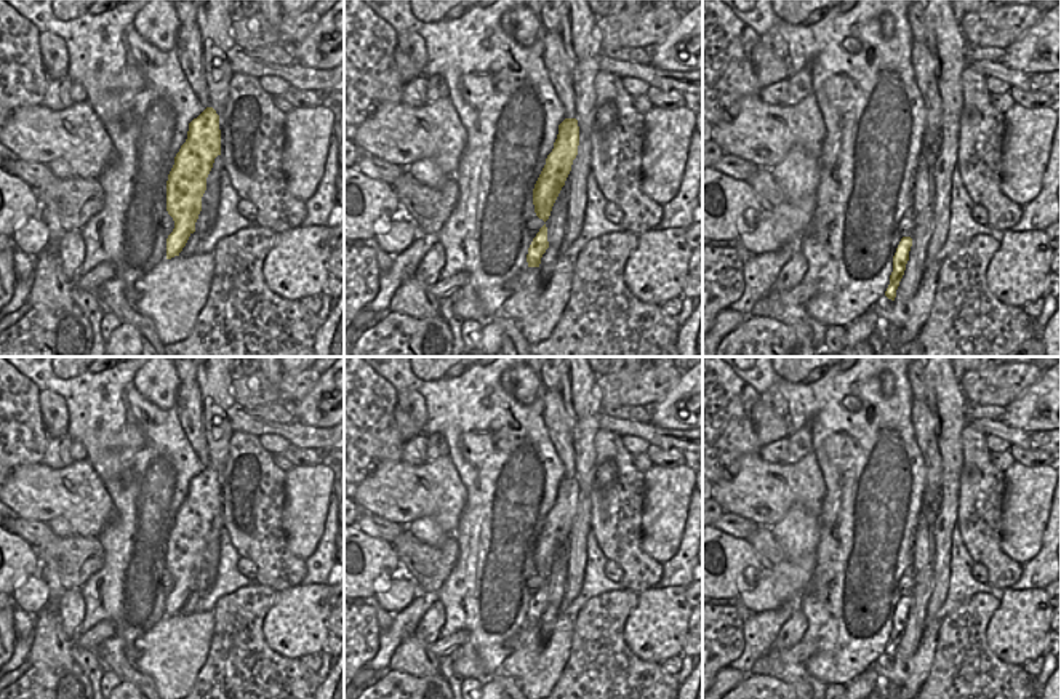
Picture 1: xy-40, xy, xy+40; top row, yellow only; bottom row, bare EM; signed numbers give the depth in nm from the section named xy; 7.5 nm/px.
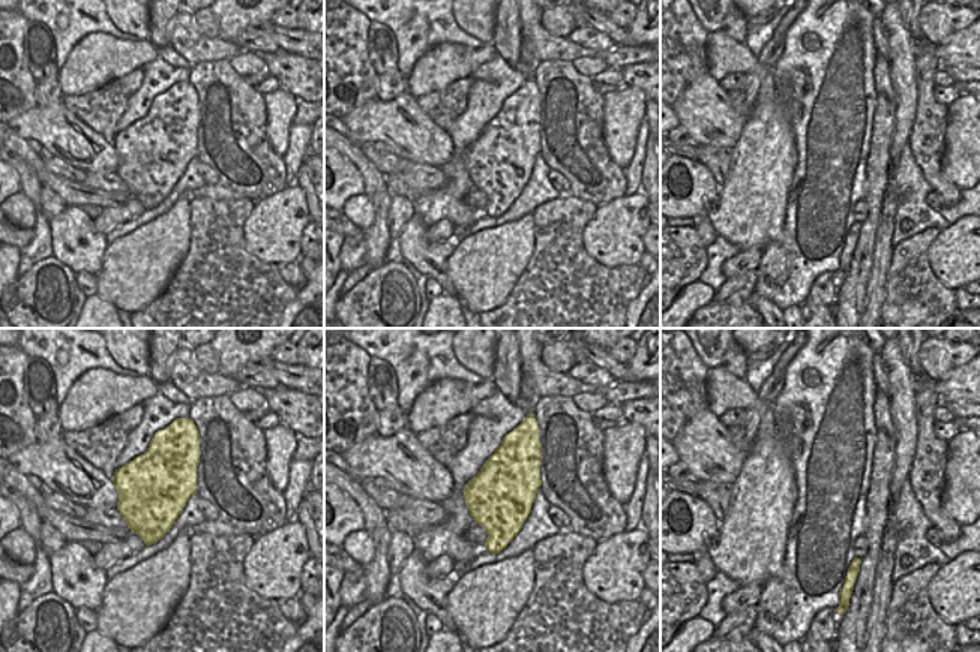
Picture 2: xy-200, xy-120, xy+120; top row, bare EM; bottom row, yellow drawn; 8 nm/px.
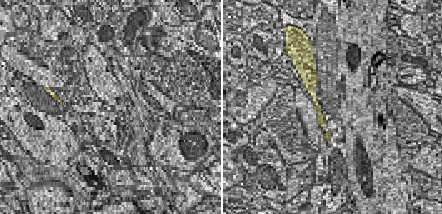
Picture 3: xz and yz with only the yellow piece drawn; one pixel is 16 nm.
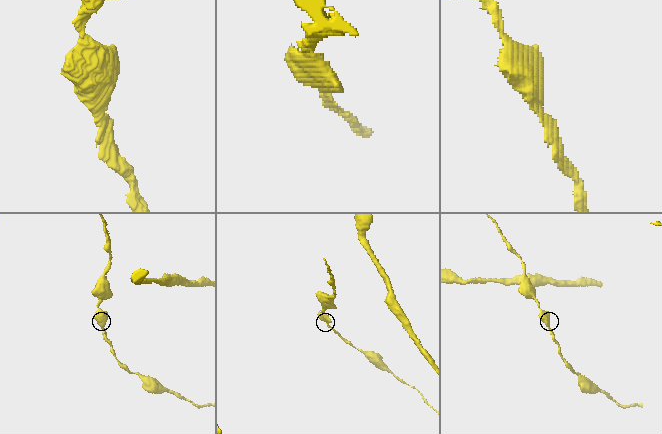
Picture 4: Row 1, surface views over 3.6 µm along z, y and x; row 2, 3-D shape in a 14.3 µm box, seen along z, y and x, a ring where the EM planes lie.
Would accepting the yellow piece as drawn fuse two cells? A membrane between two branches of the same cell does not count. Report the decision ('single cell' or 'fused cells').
single cell

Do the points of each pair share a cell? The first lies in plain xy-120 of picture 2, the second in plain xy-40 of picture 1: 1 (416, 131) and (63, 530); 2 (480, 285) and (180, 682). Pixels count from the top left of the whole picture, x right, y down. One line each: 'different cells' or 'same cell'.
1: different cells
2: same cell

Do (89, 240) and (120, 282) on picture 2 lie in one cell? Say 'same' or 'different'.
different

